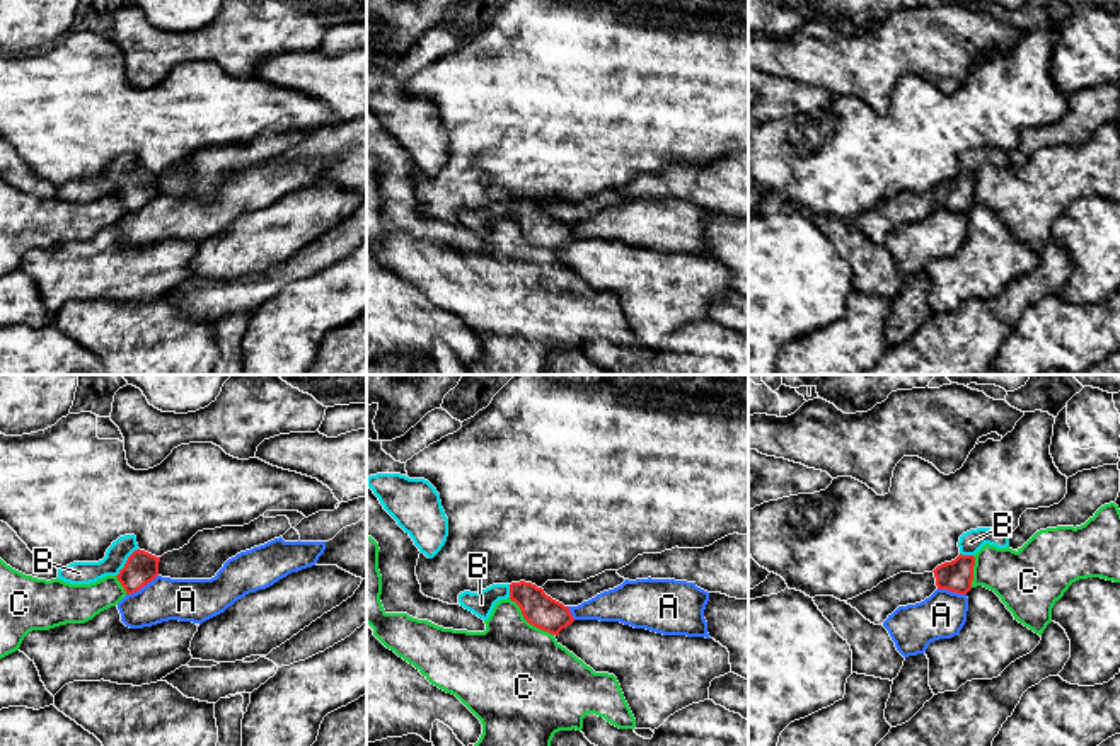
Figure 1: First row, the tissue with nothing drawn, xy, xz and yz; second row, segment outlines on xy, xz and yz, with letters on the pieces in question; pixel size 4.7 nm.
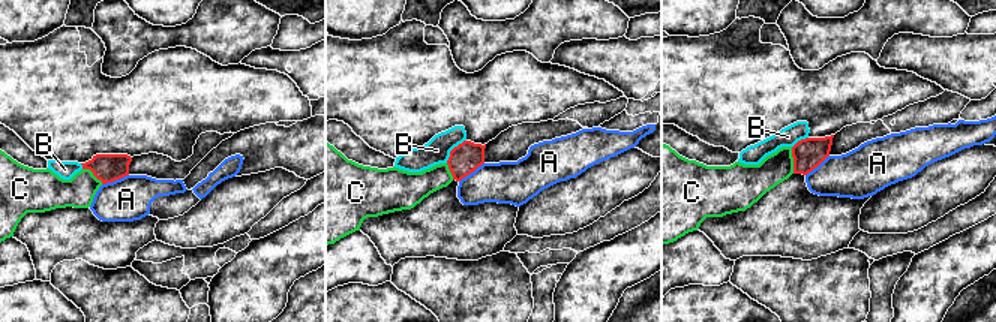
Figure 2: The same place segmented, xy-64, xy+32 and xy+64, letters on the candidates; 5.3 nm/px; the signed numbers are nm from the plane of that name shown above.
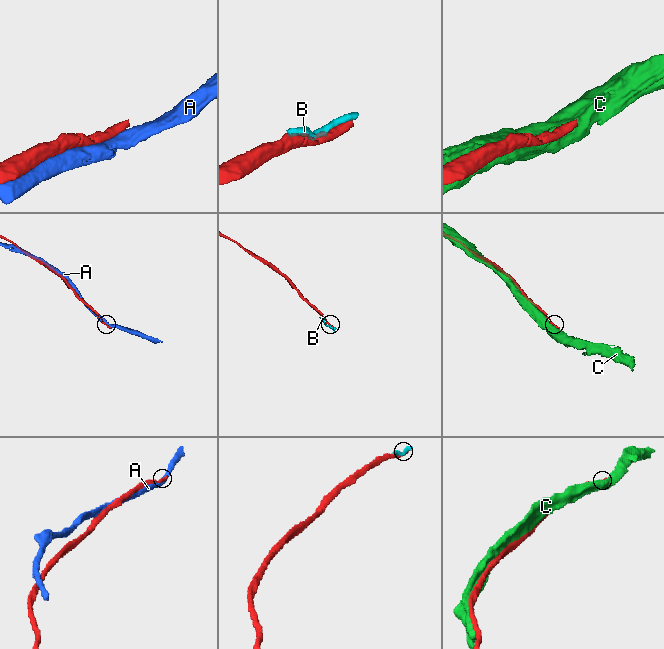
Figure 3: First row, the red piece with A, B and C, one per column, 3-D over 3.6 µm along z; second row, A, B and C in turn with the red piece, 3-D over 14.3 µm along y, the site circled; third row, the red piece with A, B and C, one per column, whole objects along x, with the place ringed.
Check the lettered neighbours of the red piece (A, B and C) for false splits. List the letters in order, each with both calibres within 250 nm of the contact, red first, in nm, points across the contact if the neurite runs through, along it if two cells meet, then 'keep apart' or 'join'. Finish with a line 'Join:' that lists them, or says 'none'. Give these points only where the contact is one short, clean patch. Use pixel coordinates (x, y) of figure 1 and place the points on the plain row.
A: 160 nm thick on the red side, 200 nm on the other; keep apart
B: 160 nm thick on the red side, 110 nm on the other; join
C: 160 nm thick on the red side, 480 nm on the other; keep apart
Join: B

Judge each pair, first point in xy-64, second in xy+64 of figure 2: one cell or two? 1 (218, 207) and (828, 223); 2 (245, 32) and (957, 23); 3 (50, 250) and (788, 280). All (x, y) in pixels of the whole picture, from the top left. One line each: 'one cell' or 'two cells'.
1: two cells
2: one cell
3: two cells

